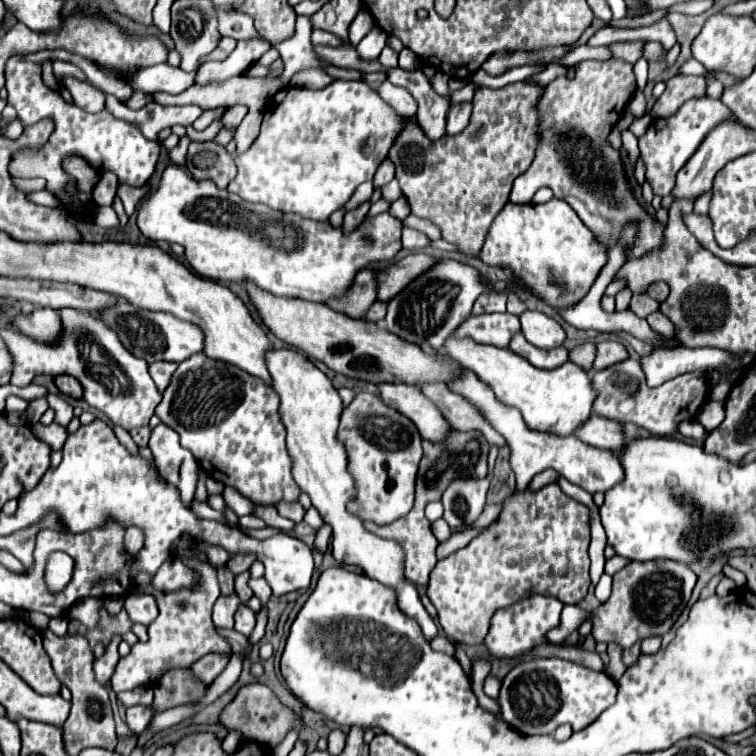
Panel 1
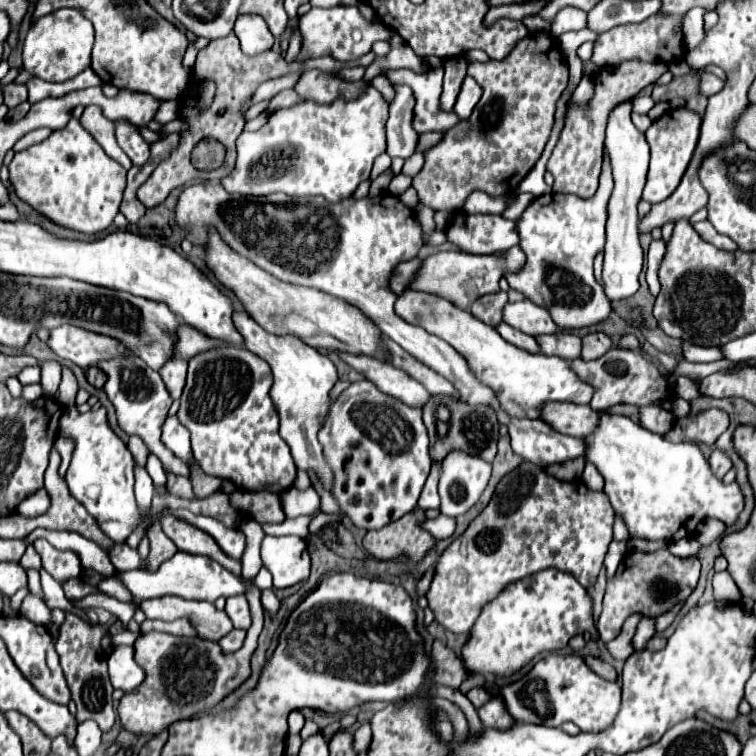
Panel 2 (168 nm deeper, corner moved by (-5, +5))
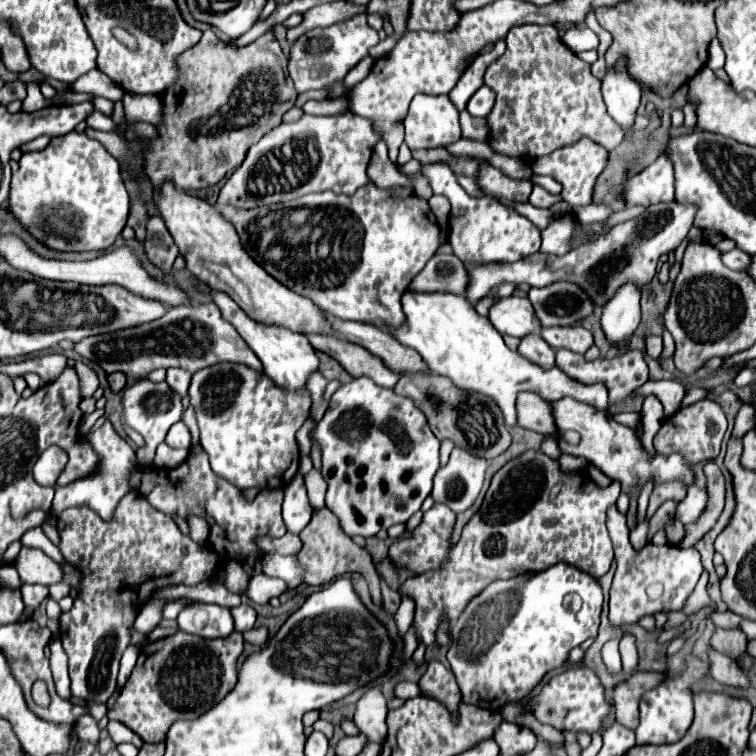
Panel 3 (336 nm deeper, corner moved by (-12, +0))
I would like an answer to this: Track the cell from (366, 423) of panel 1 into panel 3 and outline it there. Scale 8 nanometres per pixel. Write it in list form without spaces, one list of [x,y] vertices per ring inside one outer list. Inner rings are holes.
[[[368,377],[352,379],[330,397],[328,409],[316,423],[312,435],[320,445],[322,477],[328,483],[326,507],[338,517],[342,531],[350,537],[374,537],[380,529],[406,523],[432,491],[432,479],[440,467],[440,441],[430,431],[424,413],[412,401],[396,395],[392,389],[378,387]]]

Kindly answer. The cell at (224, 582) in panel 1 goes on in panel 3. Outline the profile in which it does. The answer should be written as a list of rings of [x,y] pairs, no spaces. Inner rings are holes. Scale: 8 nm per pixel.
[[[242,603],[238,607],[232,607],[230,613],[232,613],[232,619],[234,619],[234,631],[244,633],[244,631],[254,629],[254,623],[256,623],[254,607],[250,607],[248,603]]]

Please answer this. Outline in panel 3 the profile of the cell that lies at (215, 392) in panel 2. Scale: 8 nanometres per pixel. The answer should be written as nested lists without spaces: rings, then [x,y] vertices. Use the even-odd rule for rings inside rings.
[[[220,363],[192,375],[190,403],[196,409],[200,443],[210,455],[216,475],[222,475],[238,489],[282,487],[282,477],[288,469],[290,479],[294,477],[298,471],[298,443],[294,435],[310,413],[312,399],[308,391],[288,391],[250,367]]]

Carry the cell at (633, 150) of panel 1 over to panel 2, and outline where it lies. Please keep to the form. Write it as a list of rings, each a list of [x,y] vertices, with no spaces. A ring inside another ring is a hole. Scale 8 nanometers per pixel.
[[[623,102],[609,114],[607,140],[605,148],[611,156],[615,188],[609,200],[609,222],[607,222],[607,244],[605,244],[605,262],[603,262],[603,282],[605,294],[609,300],[623,300],[637,292],[639,272],[643,264],[643,248],[639,244],[639,216],[637,204],[645,186],[645,174],[649,164],[649,144],[645,134],[640,132],[631,120],[632,104]]]

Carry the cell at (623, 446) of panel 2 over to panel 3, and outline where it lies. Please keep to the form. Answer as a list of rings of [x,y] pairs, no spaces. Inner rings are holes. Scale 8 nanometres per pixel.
[[[562,397],[558,401],[550,401],[552,405],[552,417],[556,423],[556,433],[558,433],[558,445],[562,453],[576,455],[588,459],[592,465],[596,465],[602,473],[606,473],[610,479],[618,479],[622,483],[622,491],[628,493],[630,487],[634,485],[644,485],[650,477],[656,479],[656,483],[672,481],[672,479],[682,479],[688,487],[694,483],[694,475],[688,463],[684,463],[684,457],[678,453],[672,455],[654,455],[650,461],[642,443],[636,439],[636,431],[632,427],[624,427],[610,417],[606,417],[606,411],[584,405],[572,397]],[[566,433],[576,433],[578,441],[568,443]]]

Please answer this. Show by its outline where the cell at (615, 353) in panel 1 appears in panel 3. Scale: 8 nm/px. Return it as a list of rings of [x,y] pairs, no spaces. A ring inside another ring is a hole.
[[[650,335],[650,337],[646,339],[646,353],[648,353],[650,357],[658,359],[660,351],[662,351],[662,337],[660,337],[660,335]]]

